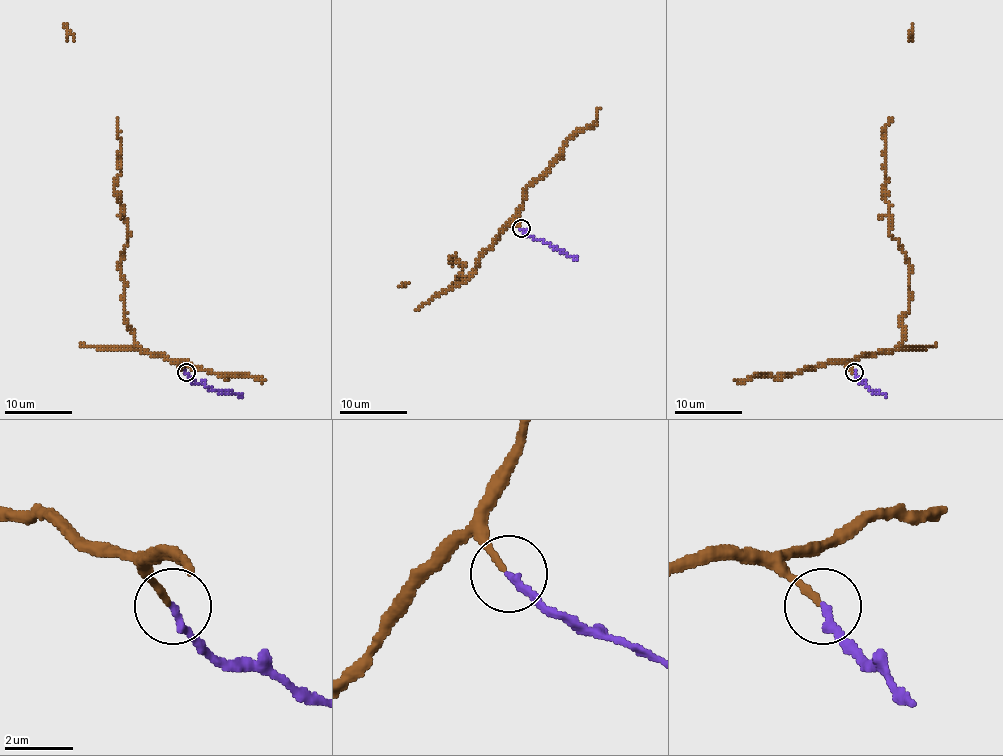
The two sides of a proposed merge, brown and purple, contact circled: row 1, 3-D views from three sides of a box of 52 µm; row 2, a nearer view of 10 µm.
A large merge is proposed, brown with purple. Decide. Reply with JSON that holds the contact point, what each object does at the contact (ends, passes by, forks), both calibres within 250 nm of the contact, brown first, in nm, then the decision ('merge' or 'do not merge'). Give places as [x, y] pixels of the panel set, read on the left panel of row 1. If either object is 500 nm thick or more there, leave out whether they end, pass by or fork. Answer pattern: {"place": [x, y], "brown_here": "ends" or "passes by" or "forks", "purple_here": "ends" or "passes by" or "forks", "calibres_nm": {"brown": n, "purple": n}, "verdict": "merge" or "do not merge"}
{"place": [186, 372], "brown_here": "ends", "purple_here": "ends", "calibres_nm": {"brown": 200, "purple": 240}, "verdict": "merge"}

